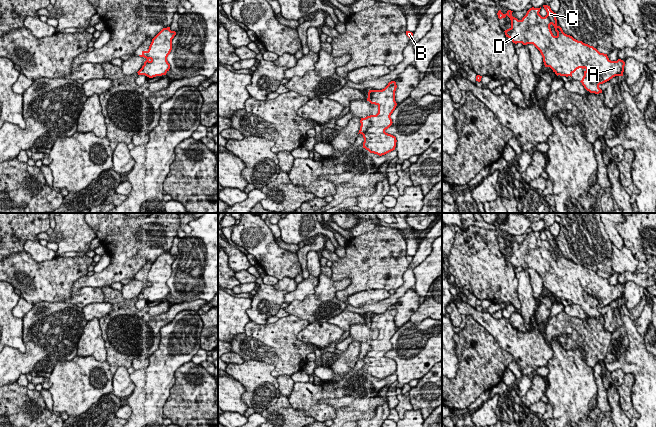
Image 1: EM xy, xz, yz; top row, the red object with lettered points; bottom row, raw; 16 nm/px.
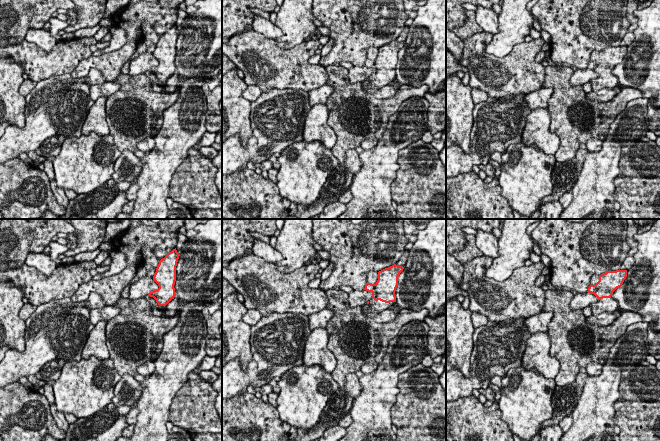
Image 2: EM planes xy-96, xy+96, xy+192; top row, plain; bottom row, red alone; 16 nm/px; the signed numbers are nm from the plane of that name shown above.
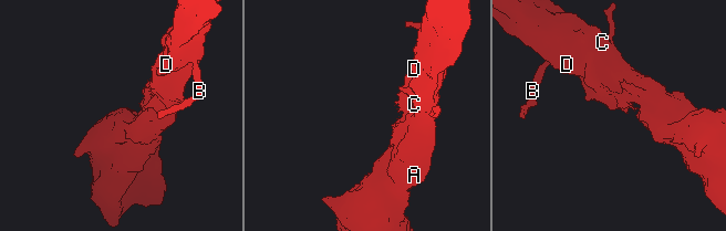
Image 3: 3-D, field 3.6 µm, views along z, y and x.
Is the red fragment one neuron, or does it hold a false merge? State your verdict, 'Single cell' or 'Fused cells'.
Single cell

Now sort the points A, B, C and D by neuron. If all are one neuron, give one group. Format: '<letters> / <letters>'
A B C D

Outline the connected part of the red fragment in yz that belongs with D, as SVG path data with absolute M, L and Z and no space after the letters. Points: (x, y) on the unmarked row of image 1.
M543 229L543 231L547 236L545 241L539 238L541 231L532 231L521 244L513 241L513 235L511 234L508 234L506 238L503 238L501 234L499 234L497 237L499 243L508 240L511 244L511 251L504 255L506 261L510 262L515 268L533 268L540 275L545 291L550 291L557 300L572 301L572 298L577 293L585 292L584 300L580 306L590 317L602 317L602 314L599 312L600 308L609 305L615 300L623 300L625 290L623 284L618 283L617 285L611 285L607 278L600 277L593 270L565 258L562 252L557 249L556 237L554 237L548 229Z

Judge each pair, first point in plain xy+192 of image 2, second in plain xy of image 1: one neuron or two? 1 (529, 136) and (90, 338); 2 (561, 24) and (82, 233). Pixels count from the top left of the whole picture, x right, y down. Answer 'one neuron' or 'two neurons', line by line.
1: one neuron
2: two neurons

